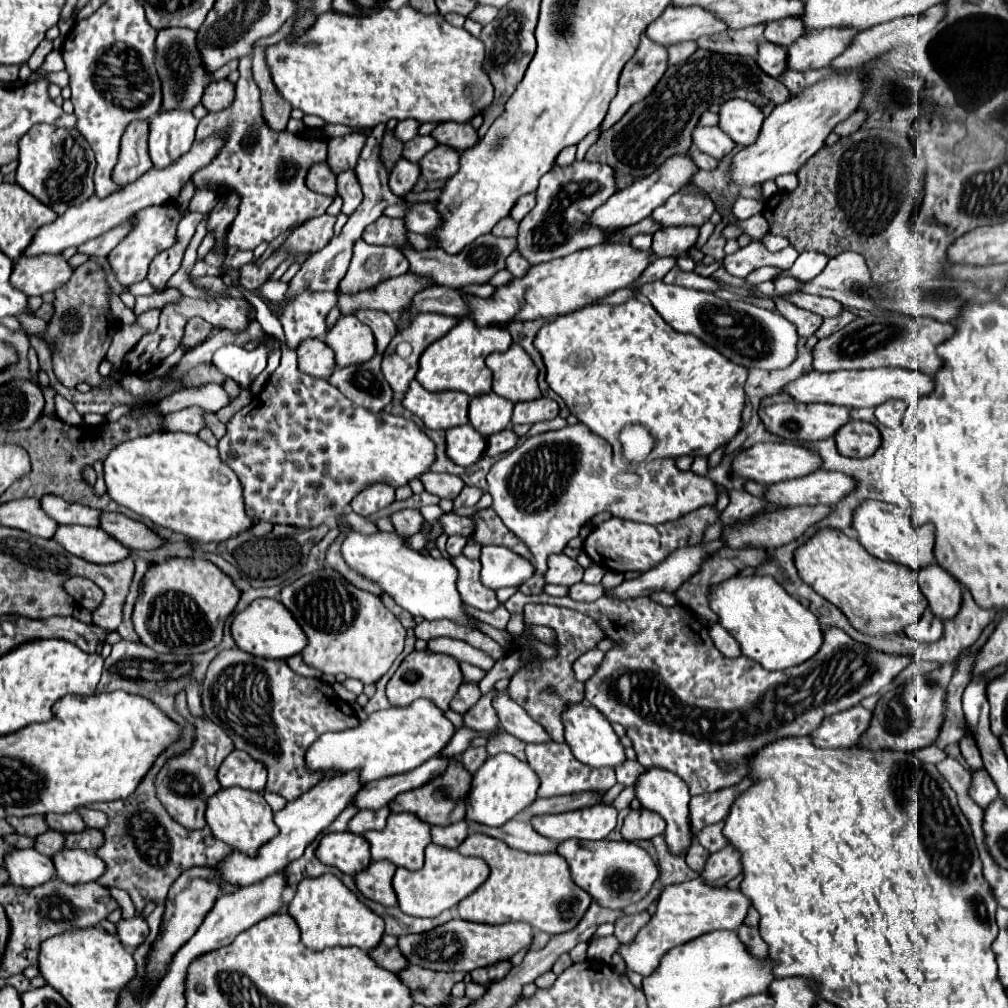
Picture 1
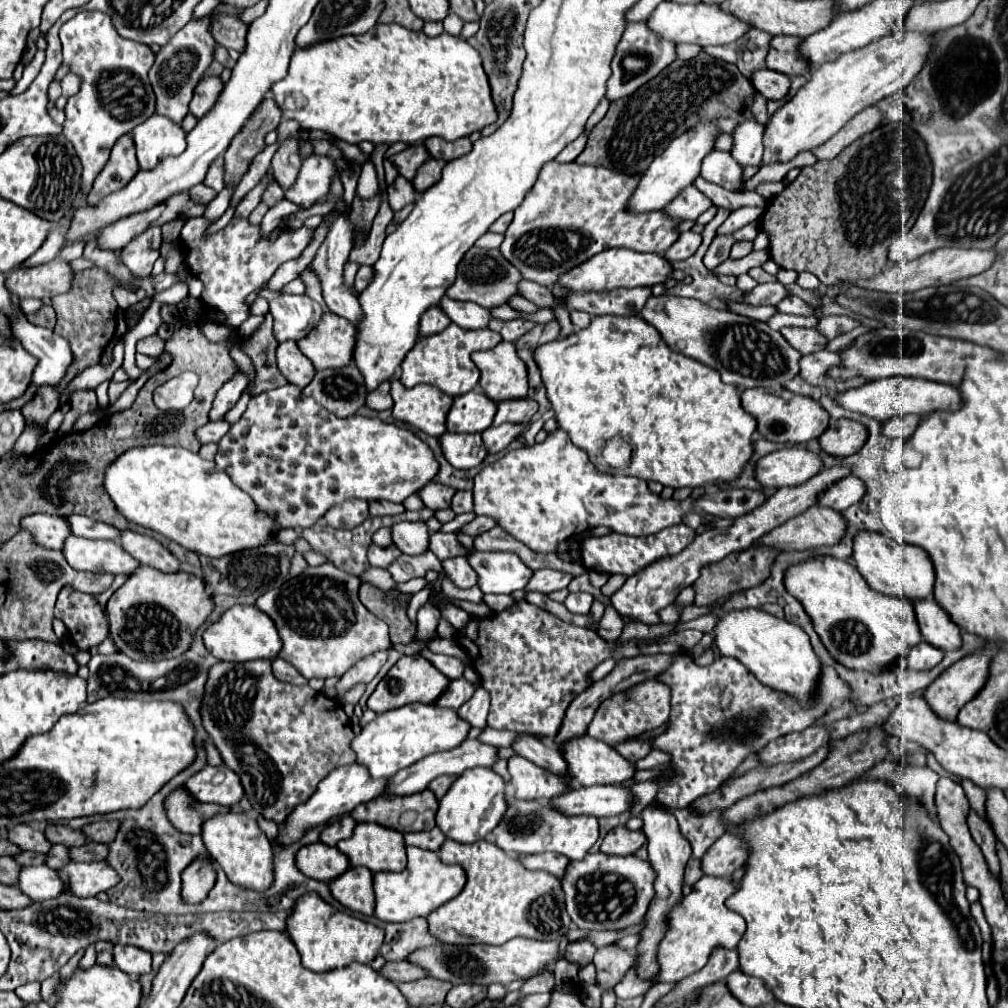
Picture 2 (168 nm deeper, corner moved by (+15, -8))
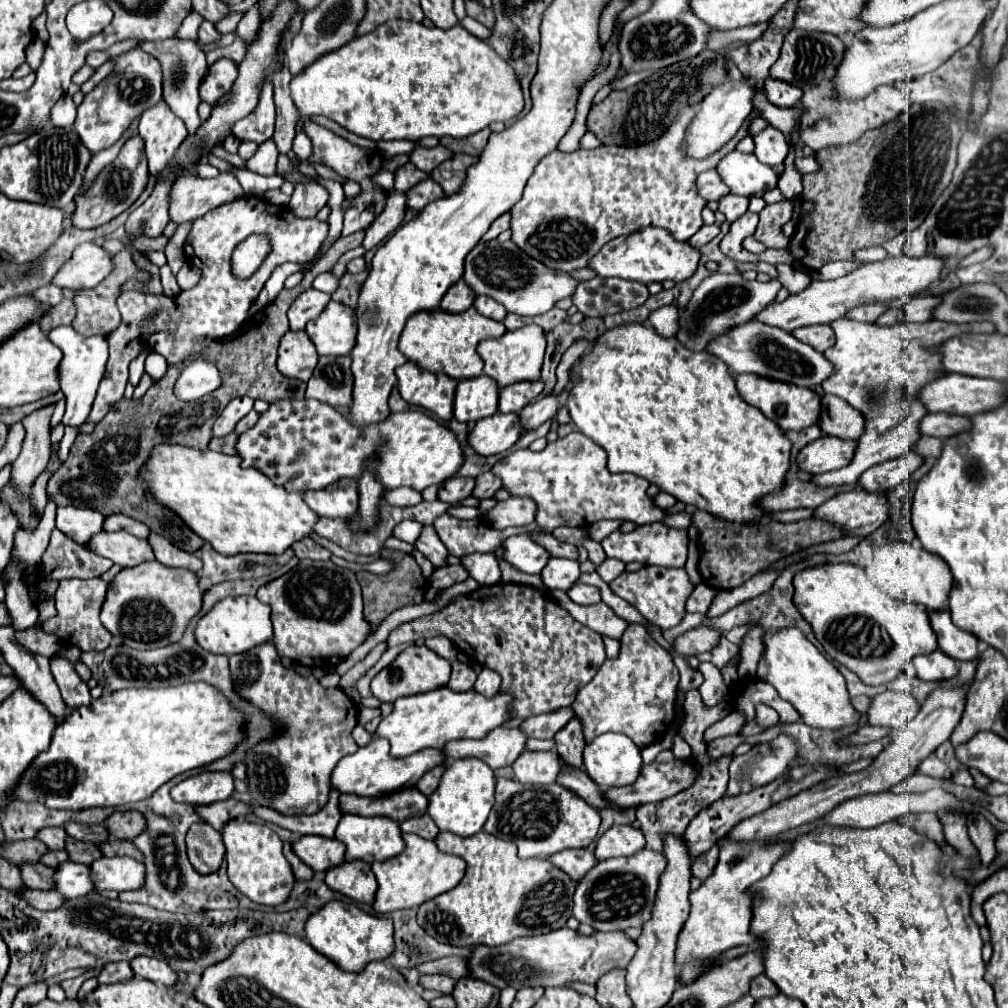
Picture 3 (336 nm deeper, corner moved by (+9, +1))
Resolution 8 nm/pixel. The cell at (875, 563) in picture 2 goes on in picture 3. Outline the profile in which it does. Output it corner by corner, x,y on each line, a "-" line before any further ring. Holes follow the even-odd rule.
887,543
875,551
873,559
875,569
875,581
877,587
887,593
893,599
907,601
907,603
919,603
929,609
929,613
947,609
949,591
953,585
953,575
947,569
945,561
935,557
933,553
927,553
921,545
911,543

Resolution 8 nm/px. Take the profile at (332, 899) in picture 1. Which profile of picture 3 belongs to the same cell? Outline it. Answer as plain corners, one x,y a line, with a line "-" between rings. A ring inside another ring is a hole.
343,901
327,903
317,913
313,913
305,925
305,939
313,945
313,949
335,961
341,969
353,973
363,971
371,961
387,959
395,951
393,921
389,917
369,915
357,905

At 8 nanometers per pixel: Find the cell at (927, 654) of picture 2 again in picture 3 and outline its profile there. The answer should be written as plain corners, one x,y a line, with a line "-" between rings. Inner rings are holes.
939,649
937,653
931,653
927,657
915,657
913,665
921,681
947,681
959,673
955,661
941,653

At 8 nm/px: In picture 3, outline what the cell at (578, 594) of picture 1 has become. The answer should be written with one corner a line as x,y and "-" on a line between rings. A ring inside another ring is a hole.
575,583
569,589
569,597
577,605
595,605
595,603
601,603
599,589
593,587
593,585
585,585
585,583

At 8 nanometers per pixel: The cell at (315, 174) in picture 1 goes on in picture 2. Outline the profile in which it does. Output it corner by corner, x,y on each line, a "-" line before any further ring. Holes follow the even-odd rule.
291,138
273,156
271,170
283,190
289,190
297,182
297,176
299,176
301,164
303,164
297,150
299,150
299,140

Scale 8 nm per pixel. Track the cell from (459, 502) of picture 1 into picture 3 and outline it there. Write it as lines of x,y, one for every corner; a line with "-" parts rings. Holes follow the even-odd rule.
481,473
477,477
477,487
473,495
479,499
491,499
501,487
503,487
503,481
495,473

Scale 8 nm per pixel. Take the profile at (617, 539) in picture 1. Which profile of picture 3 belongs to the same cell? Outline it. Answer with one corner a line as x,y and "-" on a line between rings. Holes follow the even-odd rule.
661,523
641,525
631,533
613,531
601,541
607,557
615,557
623,563
639,561
643,565
661,565
661,567
685,567
687,561
687,531
683,529
669,529

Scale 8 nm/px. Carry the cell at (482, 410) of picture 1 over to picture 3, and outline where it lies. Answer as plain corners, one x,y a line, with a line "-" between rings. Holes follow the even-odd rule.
479,375
473,379
463,379
455,391
453,417
463,423
475,423
479,419
491,417
497,411
499,387
491,377

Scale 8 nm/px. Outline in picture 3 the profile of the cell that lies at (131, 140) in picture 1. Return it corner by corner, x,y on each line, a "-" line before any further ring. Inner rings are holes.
133,135
117,155
113,163
109,163
89,185
87,191
75,195
75,211
71,213
71,223
77,229
95,229
99,225
109,223
111,219
119,217
125,209
129,209
137,197
145,191
149,179
147,159
145,159
145,145
139,135

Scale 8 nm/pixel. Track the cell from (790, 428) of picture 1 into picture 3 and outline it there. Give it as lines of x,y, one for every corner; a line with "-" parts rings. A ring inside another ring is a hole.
737,375
735,385
737,385
737,391
743,397
743,401
761,409
761,413
765,413
771,421
775,421
783,431
799,431
799,429
805,429
809,425
815,425
819,419
821,399
811,389
795,387
795,385
783,383
783,381
765,379
759,375

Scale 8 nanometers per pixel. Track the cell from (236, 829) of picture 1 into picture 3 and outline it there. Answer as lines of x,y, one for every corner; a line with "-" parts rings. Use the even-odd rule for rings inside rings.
235,819
223,827
223,843
227,849
225,851
227,875
239,893
243,893
245,897
249,897
259,905
269,905
269,907
283,905
289,899
291,889
295,885
295,877
289,861
281,851
283,843
277,837
277,833
273,833
267,825

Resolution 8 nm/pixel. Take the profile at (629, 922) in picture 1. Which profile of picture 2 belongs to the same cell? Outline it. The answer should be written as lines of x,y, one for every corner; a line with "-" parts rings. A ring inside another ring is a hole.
619,944
597,948
593,964
597,966
597,982
601,988
613,988
621,976
633,966
635,956

